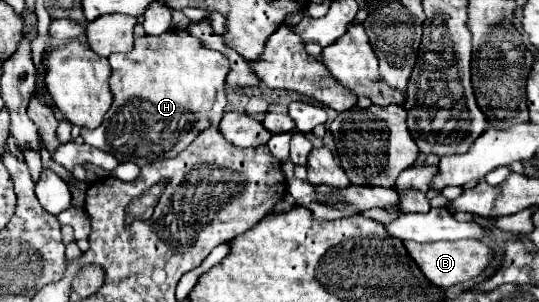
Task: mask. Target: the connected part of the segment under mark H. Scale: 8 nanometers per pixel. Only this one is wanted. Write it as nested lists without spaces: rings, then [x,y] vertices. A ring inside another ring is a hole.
[[[168,29],[156,37],[138,37],[130,53],[110,55],[110,65],[114,103],[102,125],[98,129],[82,129],[80,137],[92,147],[112,153],[120,163],[132,161],[144,167],[146,163],[174,157],[200,131],[218,125],[224,115],[228,59],[220,51],[206,49],[188,31]]]

